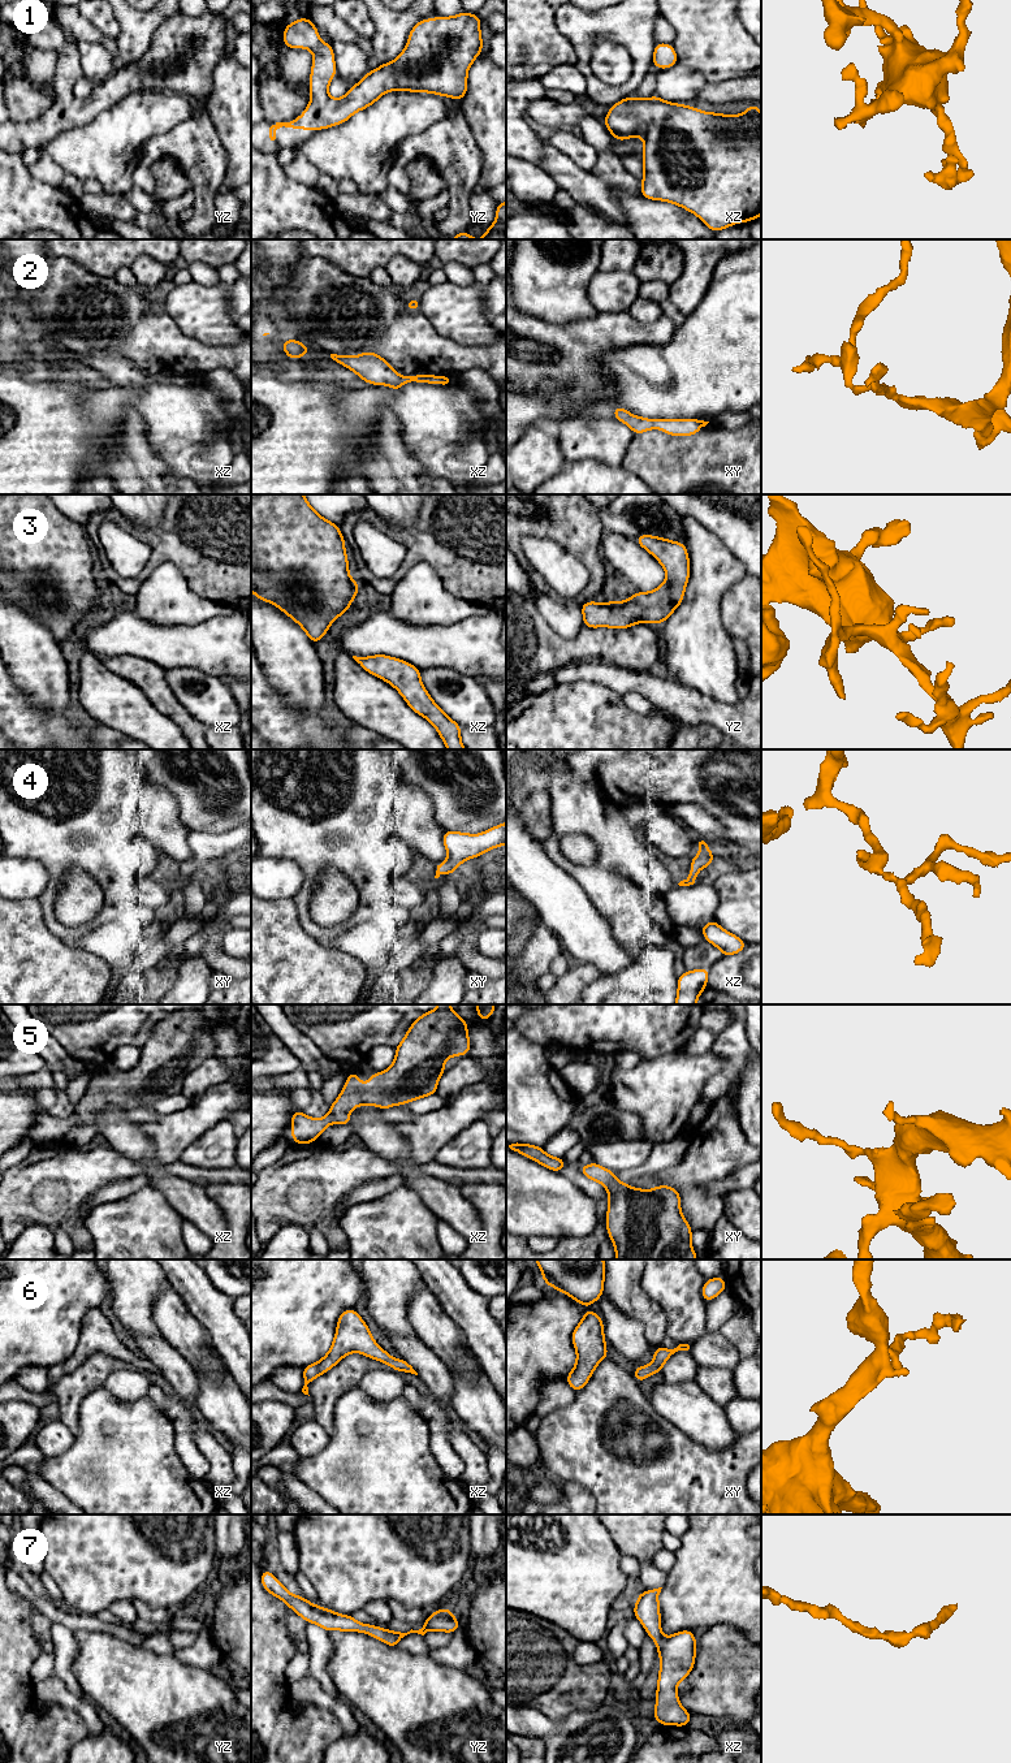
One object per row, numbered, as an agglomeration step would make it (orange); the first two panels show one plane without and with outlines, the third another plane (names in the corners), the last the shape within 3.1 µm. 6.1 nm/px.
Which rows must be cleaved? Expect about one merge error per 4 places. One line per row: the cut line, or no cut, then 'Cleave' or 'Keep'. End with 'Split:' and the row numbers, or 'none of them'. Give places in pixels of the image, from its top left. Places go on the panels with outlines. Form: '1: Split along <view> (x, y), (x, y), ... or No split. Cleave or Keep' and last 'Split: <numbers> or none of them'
1: No split. Keep
2: No split. Keep
3: No split. Keep
4: No split. Keep
5: No split. Keep
6: No split. Keep
7: No split. Keep
Split: none of them

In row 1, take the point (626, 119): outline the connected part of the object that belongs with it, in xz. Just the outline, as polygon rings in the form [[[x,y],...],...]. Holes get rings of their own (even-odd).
[[[632,95],[610,105],[605,120],[606,129],[615,141],[640,135],[644,164],[640,195],[651,200],[665,200],[695,213],[712,232],[738,222],[752,221],[761,215],[761,113],[759,103],[738,116],[703,112],[686,104],[674,104],[653,95],[636,99]]]

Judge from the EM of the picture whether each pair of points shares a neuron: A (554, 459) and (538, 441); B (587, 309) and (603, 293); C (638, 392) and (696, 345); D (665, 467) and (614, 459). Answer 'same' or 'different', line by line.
A: same
B: different
C: same
D: different

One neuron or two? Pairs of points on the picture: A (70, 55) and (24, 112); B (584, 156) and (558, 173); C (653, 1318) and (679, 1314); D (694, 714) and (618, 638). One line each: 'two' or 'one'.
A: two
B: two
C: two
D: two

